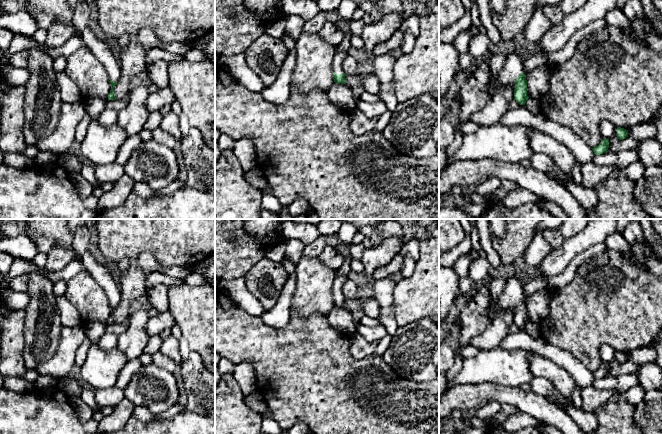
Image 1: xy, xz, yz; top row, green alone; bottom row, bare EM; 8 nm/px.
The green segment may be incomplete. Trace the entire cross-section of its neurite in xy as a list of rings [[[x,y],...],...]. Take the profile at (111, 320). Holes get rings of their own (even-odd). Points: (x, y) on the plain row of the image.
[[[86,252],[80,257],[85,271],[88,272],[93,279],[104,290],[111,307],[111,314],[108,319],[108,324],[116,324],[114,311],[121,299],[121,289],[119,284],[113,279],[107,266],[98,262],[90,252]]]

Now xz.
[[[336,275],[333,281],[332,293],[334,306],[345,308],[345,297],[342,293],[342,286],[348,280],[347,275]]]

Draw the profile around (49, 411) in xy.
[[[50,388],[17,393],[0,390],[0,434],[85,434],[69,395],[62,389]]]

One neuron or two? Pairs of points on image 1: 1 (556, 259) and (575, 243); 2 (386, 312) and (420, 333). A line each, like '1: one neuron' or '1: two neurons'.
1: one neuron
2: two neurons

